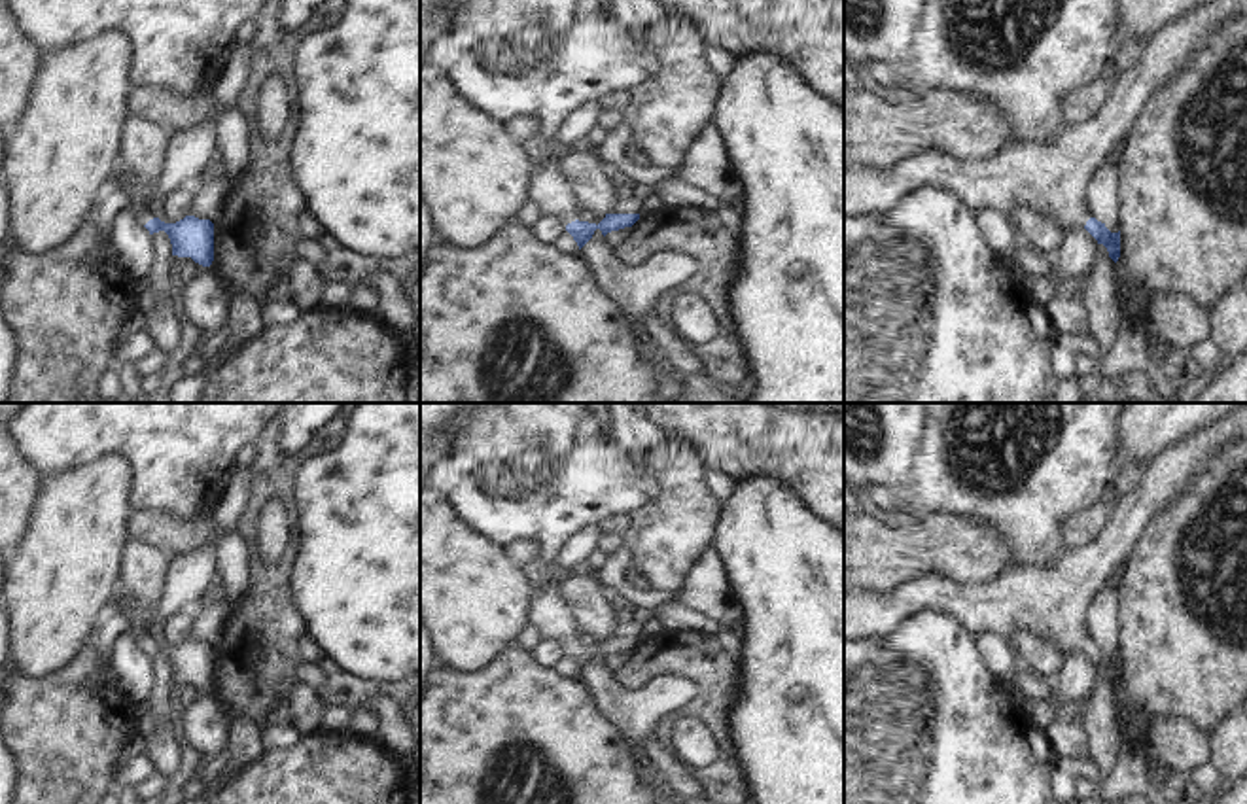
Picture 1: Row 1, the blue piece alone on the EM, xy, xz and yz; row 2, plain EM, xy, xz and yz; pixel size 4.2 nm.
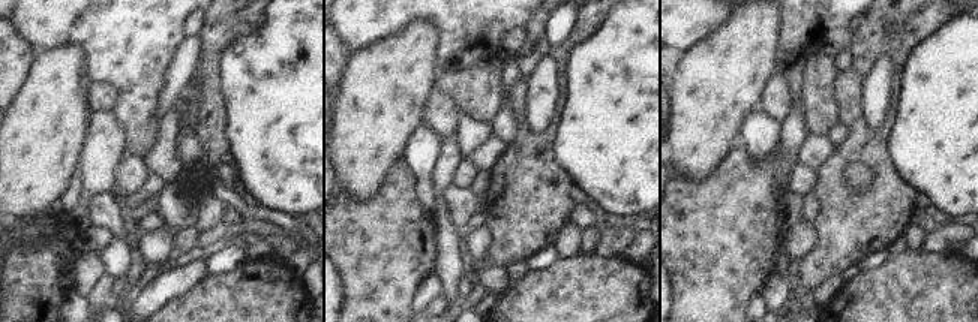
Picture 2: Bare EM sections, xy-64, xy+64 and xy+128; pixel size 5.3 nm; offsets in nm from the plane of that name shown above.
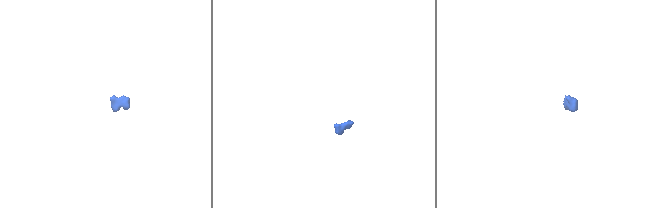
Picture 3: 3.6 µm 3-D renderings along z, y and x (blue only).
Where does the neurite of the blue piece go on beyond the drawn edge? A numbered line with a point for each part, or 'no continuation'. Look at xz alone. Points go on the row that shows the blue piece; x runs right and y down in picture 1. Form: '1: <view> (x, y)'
1: xz (549, 190).

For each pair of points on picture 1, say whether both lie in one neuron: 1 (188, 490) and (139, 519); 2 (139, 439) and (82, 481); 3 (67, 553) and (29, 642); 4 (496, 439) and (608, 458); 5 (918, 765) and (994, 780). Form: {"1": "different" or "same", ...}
{"1": "different", "2": "different", "3": "same", "4": "same", "5": "same"}

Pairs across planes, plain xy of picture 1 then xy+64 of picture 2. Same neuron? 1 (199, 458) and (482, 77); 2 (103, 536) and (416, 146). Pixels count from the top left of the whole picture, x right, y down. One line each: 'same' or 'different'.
1: different
2: different

